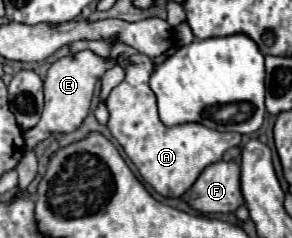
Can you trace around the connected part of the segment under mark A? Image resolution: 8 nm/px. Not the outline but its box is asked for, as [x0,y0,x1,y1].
[106,56,242,198]

